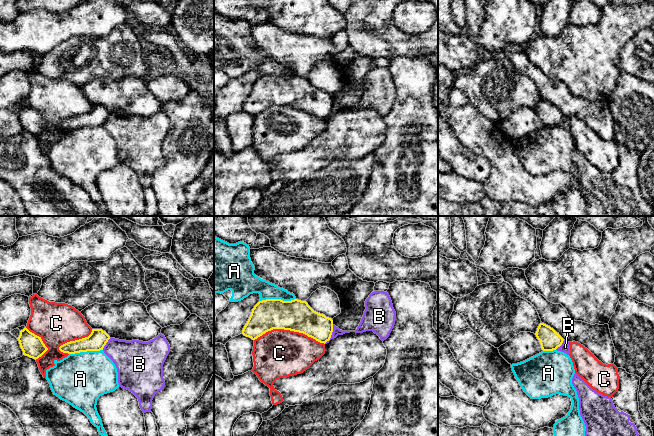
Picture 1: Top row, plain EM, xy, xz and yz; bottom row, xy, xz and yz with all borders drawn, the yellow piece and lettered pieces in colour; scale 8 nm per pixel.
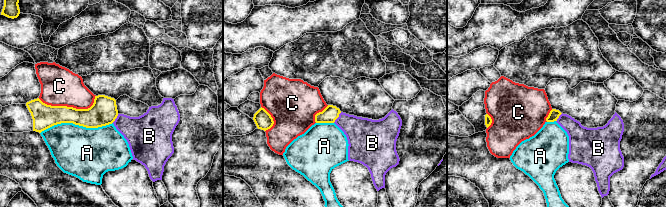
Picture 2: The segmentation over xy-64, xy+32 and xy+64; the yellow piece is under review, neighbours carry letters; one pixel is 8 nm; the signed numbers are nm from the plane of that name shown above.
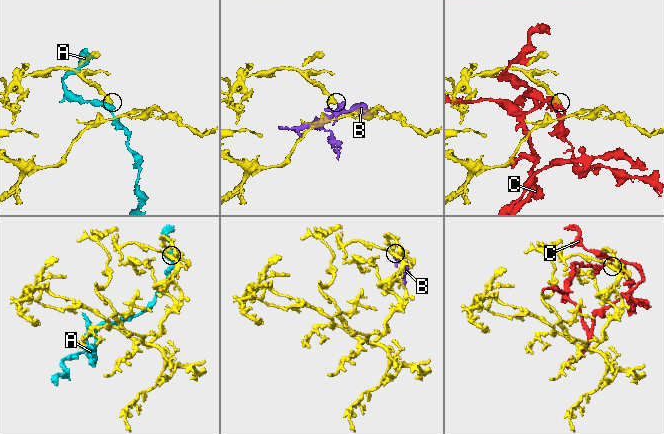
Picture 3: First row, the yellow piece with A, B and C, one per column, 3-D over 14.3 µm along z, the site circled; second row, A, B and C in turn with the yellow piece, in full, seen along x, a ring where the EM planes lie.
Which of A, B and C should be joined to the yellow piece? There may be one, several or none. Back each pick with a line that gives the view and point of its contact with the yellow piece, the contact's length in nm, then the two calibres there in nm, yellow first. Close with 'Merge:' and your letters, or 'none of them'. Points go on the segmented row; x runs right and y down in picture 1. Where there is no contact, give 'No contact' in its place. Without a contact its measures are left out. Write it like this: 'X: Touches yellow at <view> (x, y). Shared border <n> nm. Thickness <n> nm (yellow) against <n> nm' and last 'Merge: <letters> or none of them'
Merge: none of them

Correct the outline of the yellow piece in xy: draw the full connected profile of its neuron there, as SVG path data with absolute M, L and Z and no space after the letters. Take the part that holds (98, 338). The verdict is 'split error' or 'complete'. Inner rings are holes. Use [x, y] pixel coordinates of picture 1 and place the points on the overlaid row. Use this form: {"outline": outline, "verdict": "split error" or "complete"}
{"outline": "M92 329L88 337L67 342L59 347L63 353L75 354L87 351L100 351L110 339L110 336L102 329Z", "verdict": "complete"}

